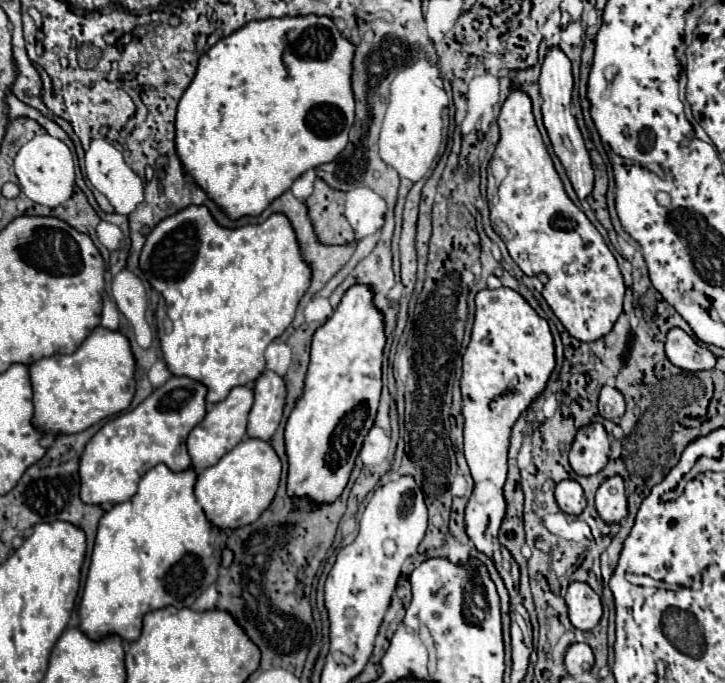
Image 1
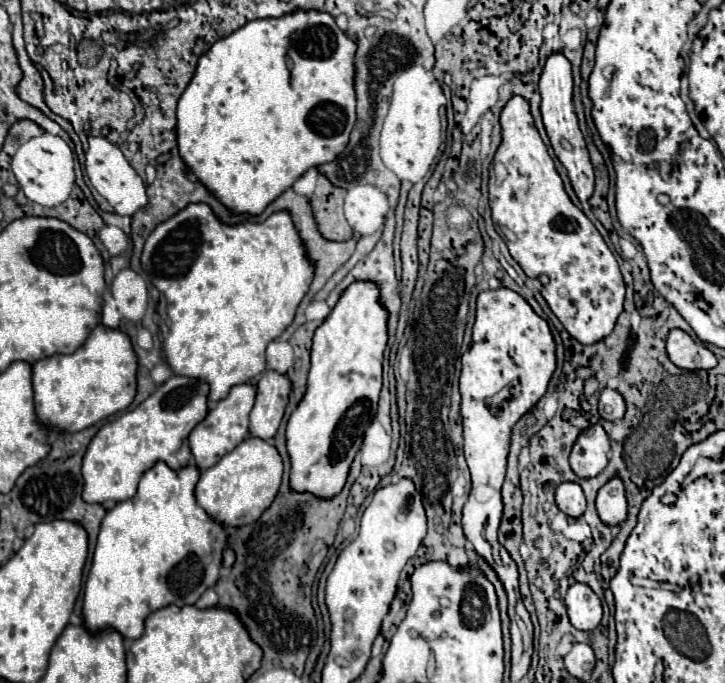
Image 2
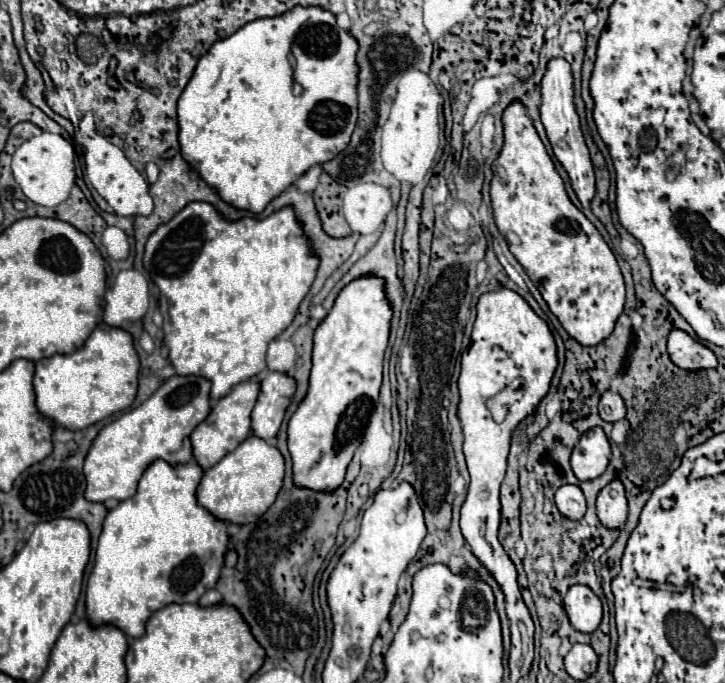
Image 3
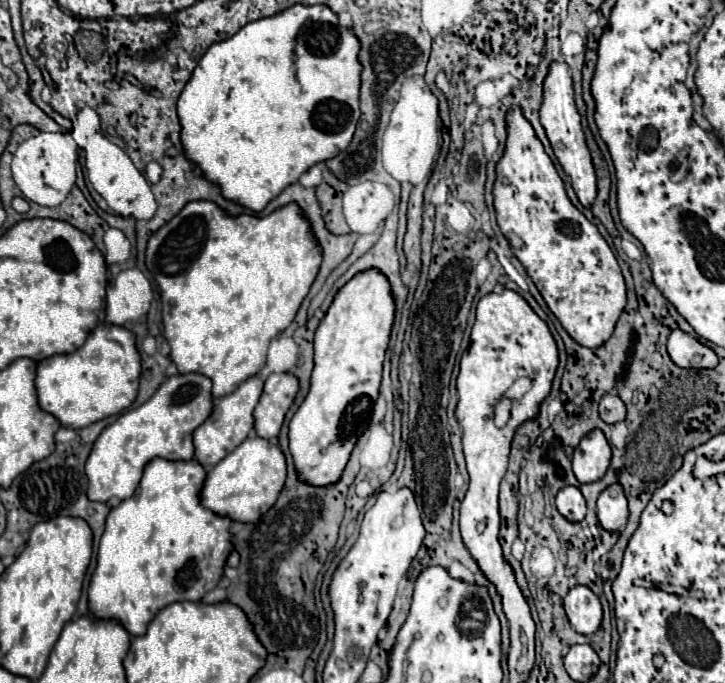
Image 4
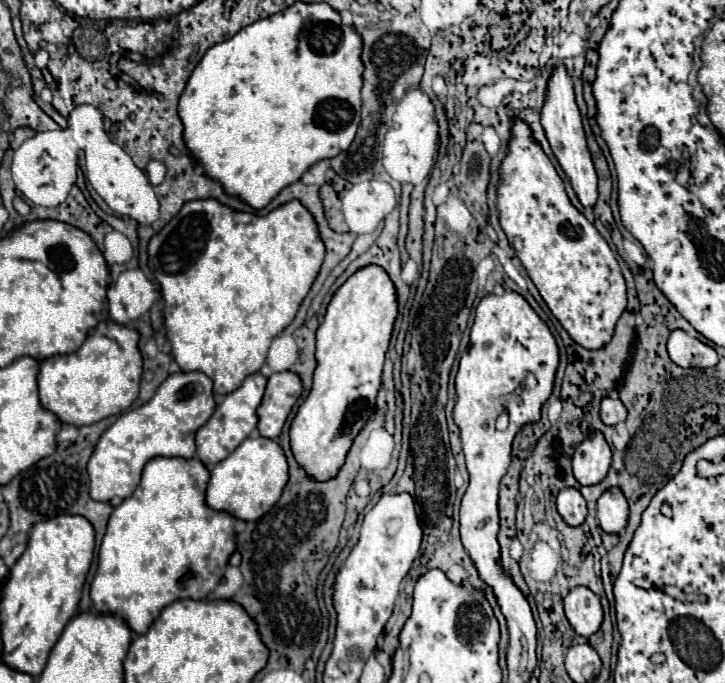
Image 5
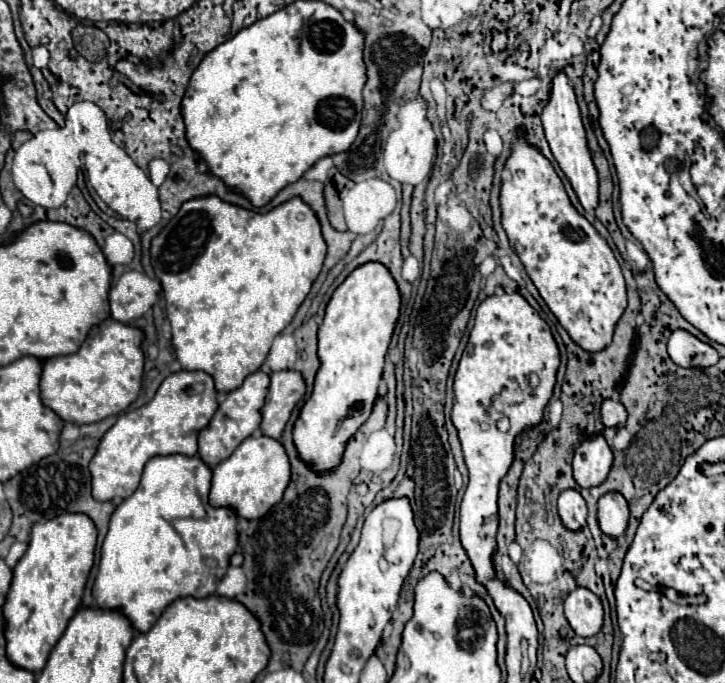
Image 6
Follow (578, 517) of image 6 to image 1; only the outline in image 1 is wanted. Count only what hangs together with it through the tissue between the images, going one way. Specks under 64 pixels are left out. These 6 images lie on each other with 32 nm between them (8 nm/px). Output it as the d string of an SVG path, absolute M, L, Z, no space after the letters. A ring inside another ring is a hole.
M562 480L556 486L556 502L562 512L572 514L572 516L580 516L586 508L586 498L582 492L582 486L574 480Z

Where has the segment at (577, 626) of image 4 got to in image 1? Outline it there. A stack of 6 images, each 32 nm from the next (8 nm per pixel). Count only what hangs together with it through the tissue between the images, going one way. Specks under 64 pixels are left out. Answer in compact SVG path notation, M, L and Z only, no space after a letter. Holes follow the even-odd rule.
M584 582L570 584L566 592L566 606L570 622L578 630L592 630L602 618L602 600Z

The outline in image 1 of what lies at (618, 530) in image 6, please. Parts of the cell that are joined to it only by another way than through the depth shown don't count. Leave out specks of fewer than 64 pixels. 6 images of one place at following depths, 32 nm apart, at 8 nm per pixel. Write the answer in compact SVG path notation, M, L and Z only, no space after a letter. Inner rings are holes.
M620 476L608 478L596 492L596 510L608 524L618 524L626 518L626 494L624 480Z

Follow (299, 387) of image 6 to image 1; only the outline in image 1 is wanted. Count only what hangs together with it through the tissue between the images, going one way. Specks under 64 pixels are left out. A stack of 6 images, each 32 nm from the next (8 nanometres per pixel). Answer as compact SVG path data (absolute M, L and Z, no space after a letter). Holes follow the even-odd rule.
M272 370L260 374L254 382L254 406L248 418L248 436L270 440L282 420L286 404L286 380Z

